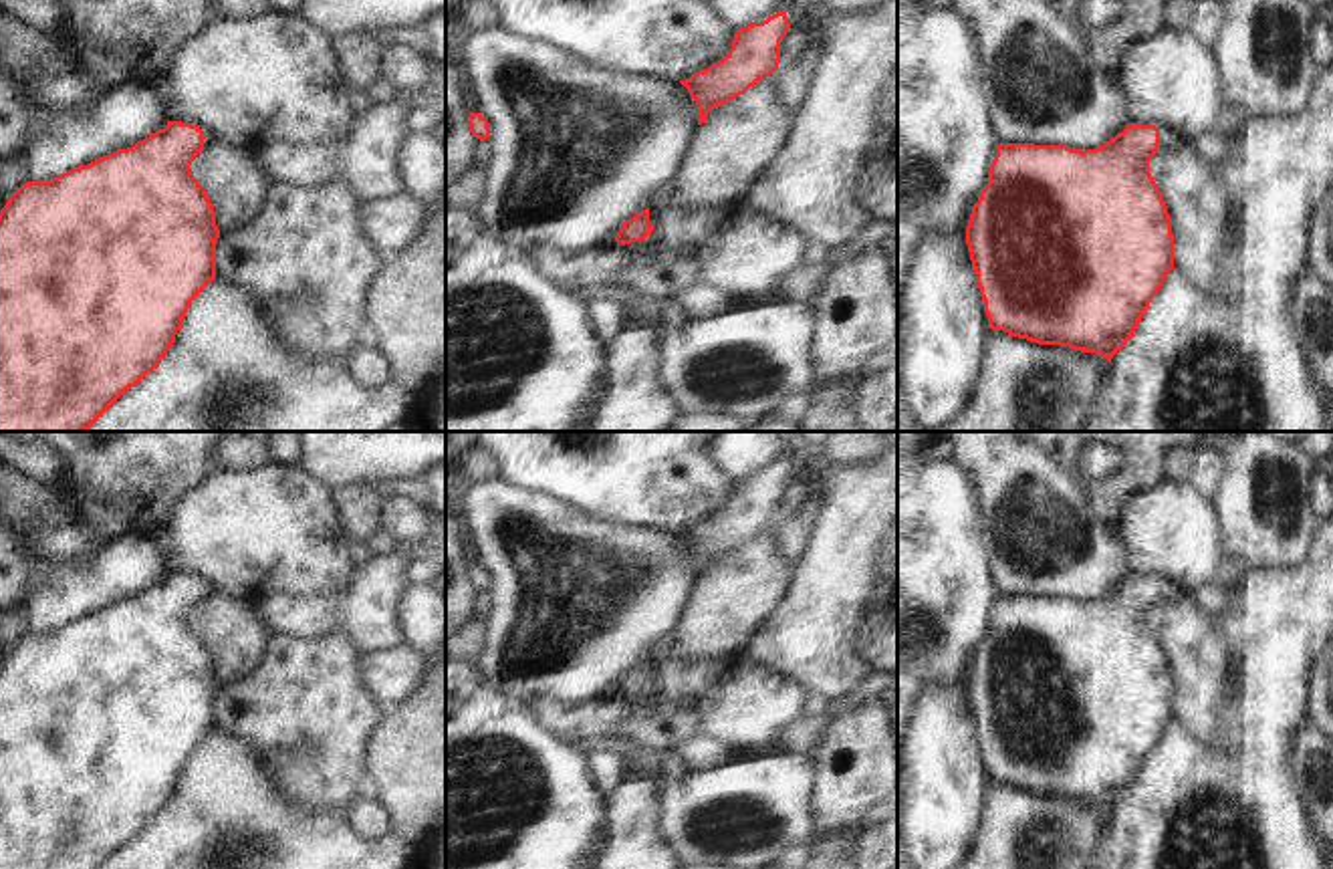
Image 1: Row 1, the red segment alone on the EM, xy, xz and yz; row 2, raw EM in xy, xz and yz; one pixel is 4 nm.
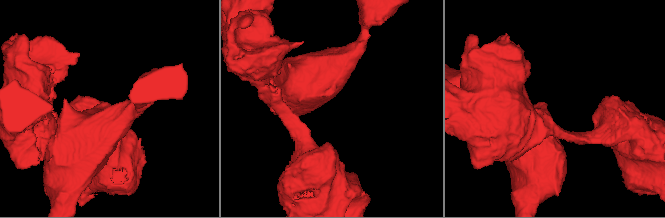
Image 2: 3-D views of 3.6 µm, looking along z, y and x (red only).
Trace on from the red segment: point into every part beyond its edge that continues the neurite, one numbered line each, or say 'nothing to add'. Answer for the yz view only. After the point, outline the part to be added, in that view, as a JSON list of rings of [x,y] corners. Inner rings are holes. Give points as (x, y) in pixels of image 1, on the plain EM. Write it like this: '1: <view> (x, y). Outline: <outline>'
1: yz (1168, 591). Outline: [[[1152,575],[1160,581],[1160,599],[1162,601],[1184,601],[1188,597],[1192,597],[1188,591],[1182,591],[1176,583],[1164,579],[1164,577],[1158,577],[1158,575]]]

